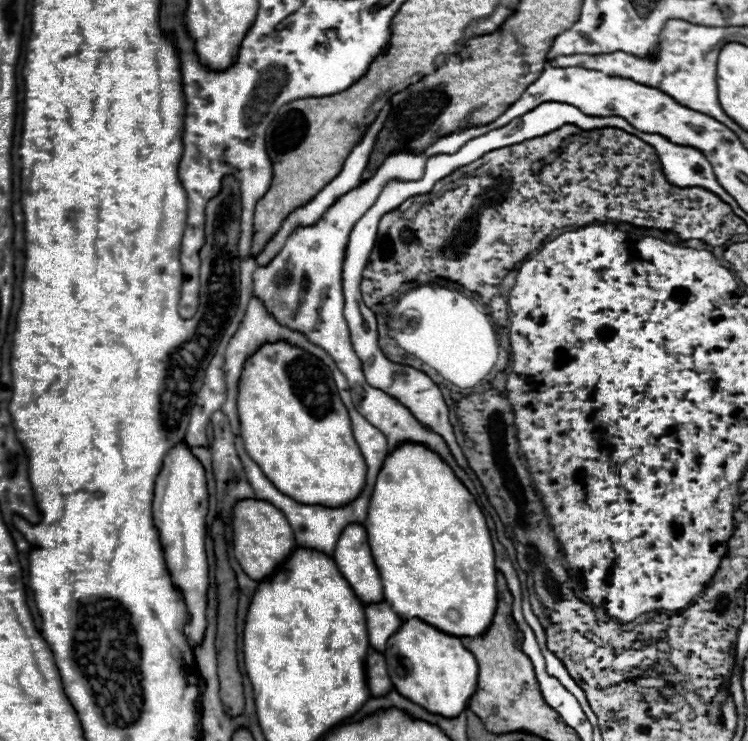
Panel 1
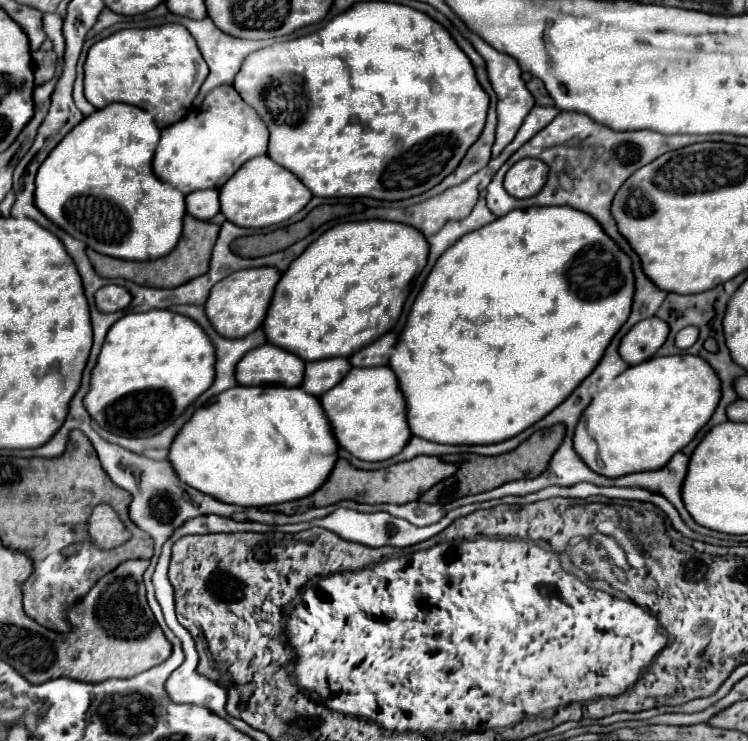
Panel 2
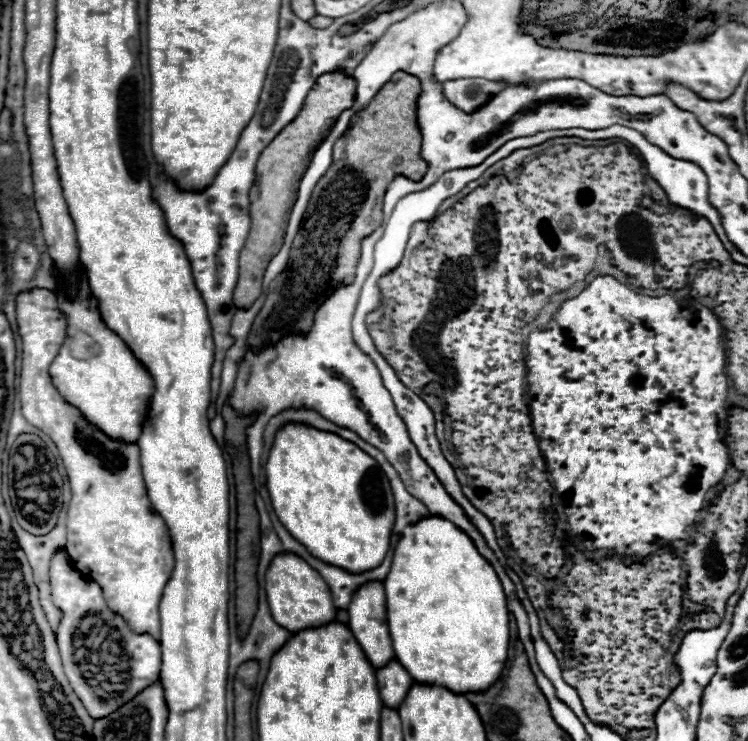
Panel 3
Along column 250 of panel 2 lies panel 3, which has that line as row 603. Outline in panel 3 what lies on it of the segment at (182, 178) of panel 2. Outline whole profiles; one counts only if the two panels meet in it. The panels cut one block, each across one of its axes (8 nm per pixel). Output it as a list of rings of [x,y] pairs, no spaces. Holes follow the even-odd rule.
[[[32,290],[18,294],[16,298],[16,318],[18,318],[18,332],[22,338],[22,374],[20,374],[20,402],[22,402],[22,414],[24,418],[40,428],[44,434],[52,438],[56,444],[60,458],[64,462],[64,468],[68,472],[72,500],[66,516],[66,552],[72,560],[72,566],[98,582],[104,590],[106,604],[124,616],[128,626],[134,632],[150,632],[156,640],[160,640],[160,616],[158,616],[158,604],[162,590],[174,570],[174,552],[168,528],[164,520],[158,516],[158,512],[152,508],[146,486],[142,480],[140,470],[140,448],[136,444],[122,444],[110,440],[106,434],[102,434],[96,426],[88,424],[78,408],[66,404],[58,390],[52,386],[48,376],[48,366],[52,364],[54,356],[60,350],[60,344],[66,336],[66,320],[58,312],[56,296],[52,290]]]

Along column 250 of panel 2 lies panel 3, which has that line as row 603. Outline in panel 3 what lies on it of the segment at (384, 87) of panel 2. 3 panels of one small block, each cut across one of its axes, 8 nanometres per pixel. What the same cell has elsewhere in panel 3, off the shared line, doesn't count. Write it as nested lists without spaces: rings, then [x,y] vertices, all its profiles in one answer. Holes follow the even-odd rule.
[[[58,550],[50,560],[50,590],[52,602],[62,610],[56,640],[64,674],[94,720],[112,714],[158,680],[160,644],[150,634],[130,630],[128,622],[108,608],[102,588],[72,566],[66,550]],[[90,616],[96,616],[96,620],[86,620]]]

